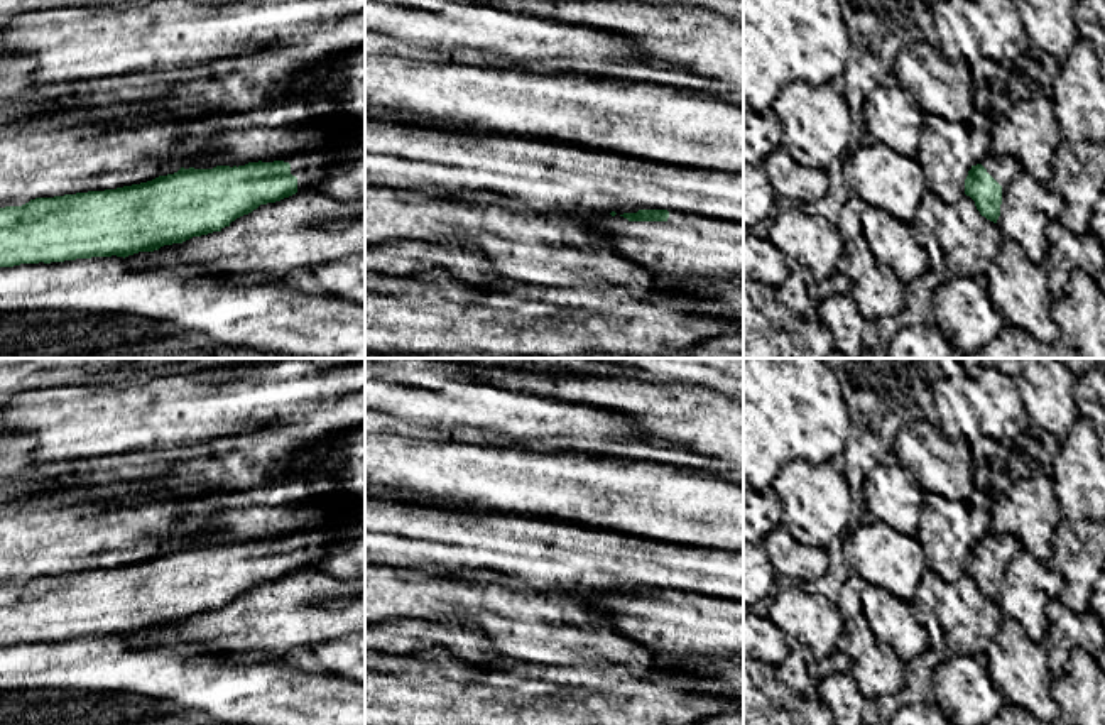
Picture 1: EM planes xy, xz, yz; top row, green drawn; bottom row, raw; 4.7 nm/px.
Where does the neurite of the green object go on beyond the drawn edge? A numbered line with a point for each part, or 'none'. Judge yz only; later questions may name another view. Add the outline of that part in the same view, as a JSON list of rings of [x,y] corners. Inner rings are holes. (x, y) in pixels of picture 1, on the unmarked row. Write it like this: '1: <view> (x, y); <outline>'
1: yz (1002, 546); [[[988,532],[980,542],[1002,566],[1024,549],[1022,541],[1014,534]]]

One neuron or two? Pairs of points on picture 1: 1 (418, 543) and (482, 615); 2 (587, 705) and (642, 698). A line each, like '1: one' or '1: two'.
1: two
2: one

